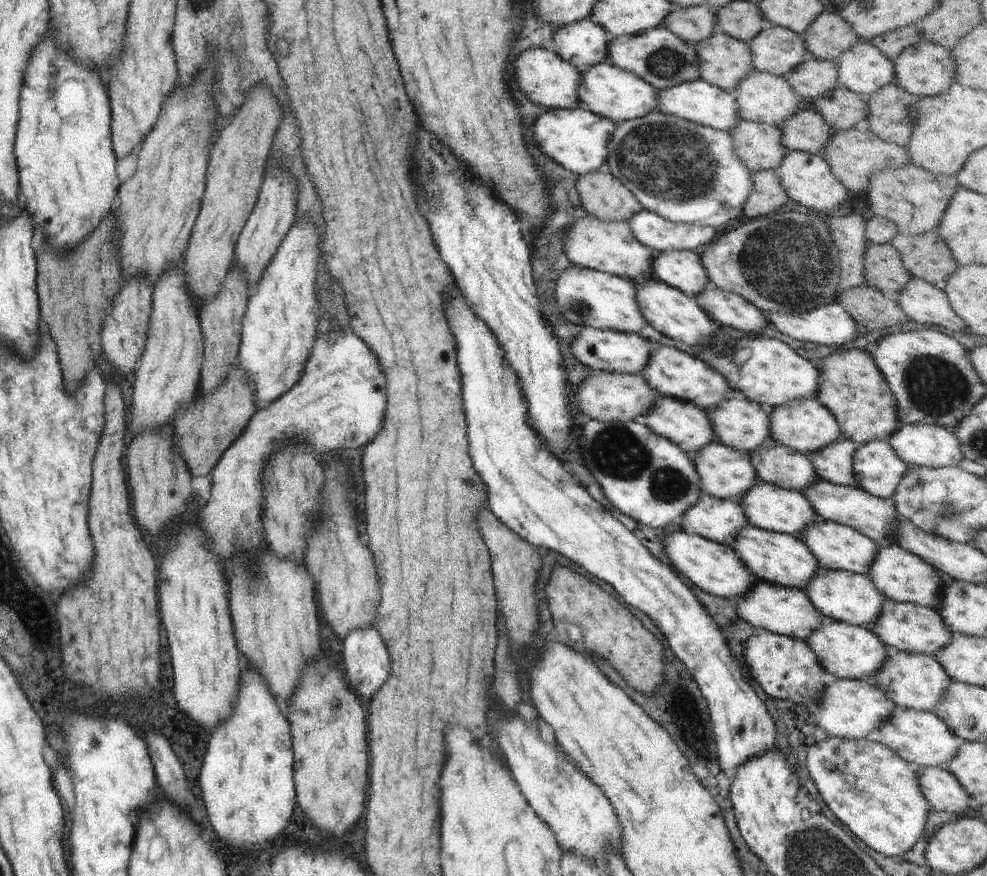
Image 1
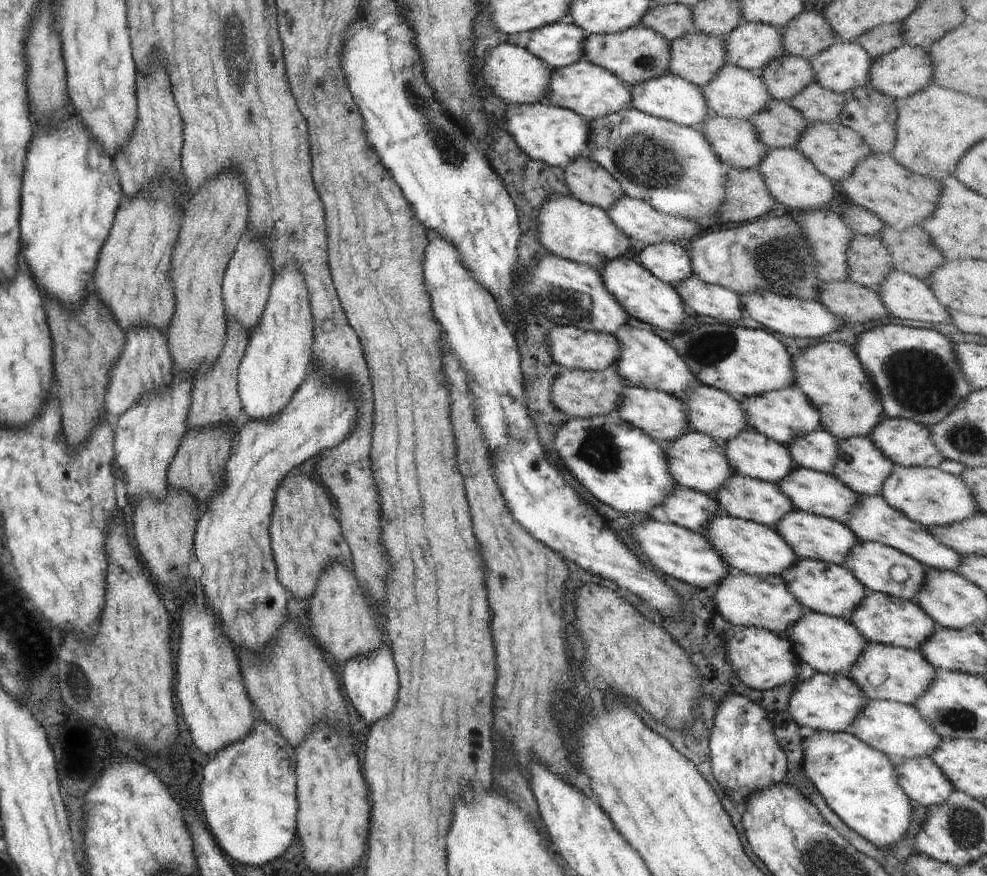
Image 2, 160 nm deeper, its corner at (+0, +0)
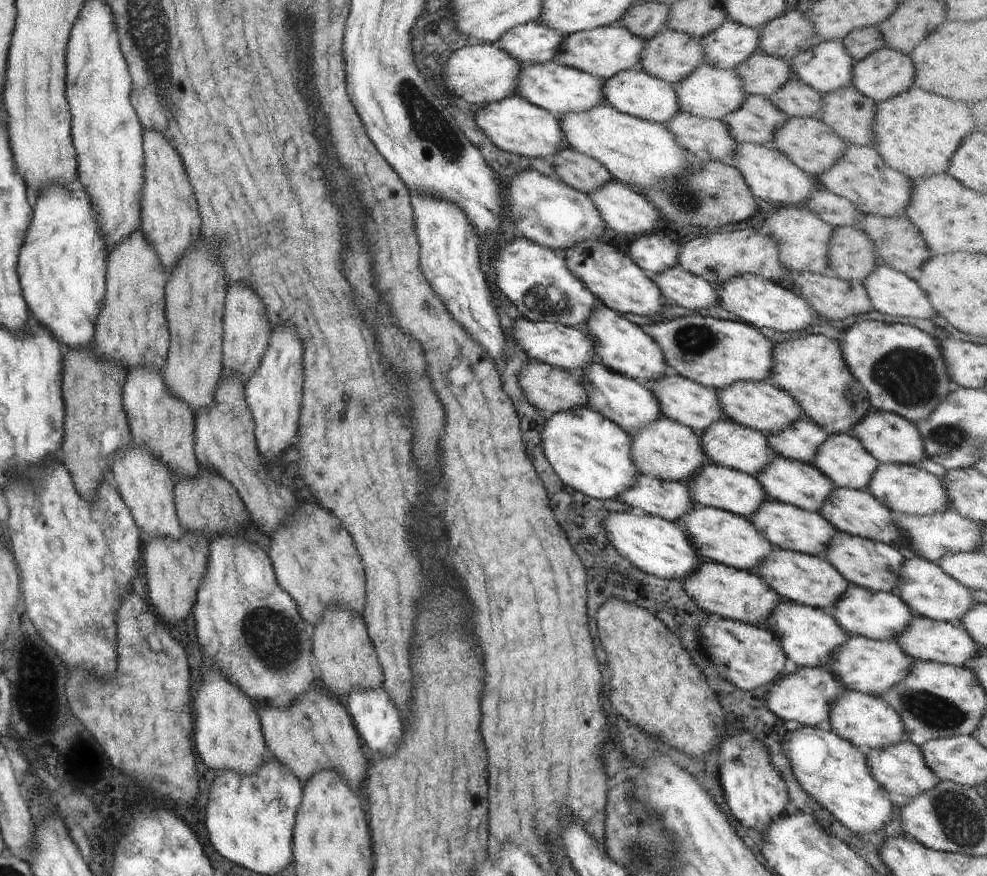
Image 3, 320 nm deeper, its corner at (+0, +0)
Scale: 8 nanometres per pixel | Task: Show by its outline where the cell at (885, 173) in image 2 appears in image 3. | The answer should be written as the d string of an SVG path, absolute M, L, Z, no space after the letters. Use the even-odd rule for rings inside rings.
M847 144L843 152L844 155L840 155L832 167L821 172L816 179L818 184L831 193L849 200L862 214L905 216L905 208L913 191L912 180L890 168L874 146Z

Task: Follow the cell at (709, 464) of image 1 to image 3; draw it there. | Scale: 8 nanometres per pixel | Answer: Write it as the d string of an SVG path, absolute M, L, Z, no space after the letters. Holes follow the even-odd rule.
M664 415L635 432L631 437L631 456L640 475L681 483L686 483L688 479L697 475L701 466L709 461L703 451L700 436L691 428Z

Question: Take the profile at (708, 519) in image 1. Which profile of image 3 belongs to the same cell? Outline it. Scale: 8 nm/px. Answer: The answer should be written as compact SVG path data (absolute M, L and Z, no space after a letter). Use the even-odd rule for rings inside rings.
M638 475L637 483L633 484L628 491L622 491L617 498L621 505L631 510L640 510L650 516L676 522L689 513L689 508L695 504L691 499L689 488L686 484L674 481L660 480L659 478L646 475Z

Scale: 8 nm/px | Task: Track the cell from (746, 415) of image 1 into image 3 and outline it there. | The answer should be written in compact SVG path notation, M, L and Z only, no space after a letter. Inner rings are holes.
M666 372L653 382L648 382L647 386L658 401L662 415L691 428L699 436L702 431L708 430L717 420L724 417L715 389L705 387L676 372Z

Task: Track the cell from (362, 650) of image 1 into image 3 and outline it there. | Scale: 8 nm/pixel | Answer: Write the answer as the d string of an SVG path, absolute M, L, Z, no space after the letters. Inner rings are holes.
M384 687L355 689L348 696L348 702L345 705L357 733L364 740L366 746L373 753L380 752L384 756L394 756L394 752L400 748L400 740L402 740L402 718L398 714L398 710L394 708L394 704L390 702L388 694L384 692Z

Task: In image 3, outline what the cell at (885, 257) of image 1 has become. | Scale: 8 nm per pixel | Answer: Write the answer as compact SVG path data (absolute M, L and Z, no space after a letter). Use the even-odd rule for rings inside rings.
M856 226L834 227L829 240L831 274L848 282L863 285L879 263L873 242Z

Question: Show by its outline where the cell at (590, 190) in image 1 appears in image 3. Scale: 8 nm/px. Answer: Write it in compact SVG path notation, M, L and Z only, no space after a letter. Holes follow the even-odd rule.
M564 147L552 156L551 165L557 178L574 190L588 194L614 178L608 169L591 156L572 147Z

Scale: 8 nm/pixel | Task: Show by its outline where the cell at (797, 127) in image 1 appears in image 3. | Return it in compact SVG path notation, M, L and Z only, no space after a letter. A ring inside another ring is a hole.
M746 95L741 107L721 121L738 143L771 144L775 132L783 126L788 116L769 98Z

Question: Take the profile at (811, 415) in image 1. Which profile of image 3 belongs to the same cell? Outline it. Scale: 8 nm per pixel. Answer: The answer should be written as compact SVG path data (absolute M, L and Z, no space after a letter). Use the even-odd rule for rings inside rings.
M738 381L728 387L716 388L717 399L724 416L742 426L770 434L782 430L796 419L803 418L798 403L780 387L764 381Z

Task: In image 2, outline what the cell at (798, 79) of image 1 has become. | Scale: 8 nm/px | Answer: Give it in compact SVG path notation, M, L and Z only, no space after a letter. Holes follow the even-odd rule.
M786 52L766 64L759 73L771 98L781 101L795 97L805 86L815 80L809 61L788 55Z

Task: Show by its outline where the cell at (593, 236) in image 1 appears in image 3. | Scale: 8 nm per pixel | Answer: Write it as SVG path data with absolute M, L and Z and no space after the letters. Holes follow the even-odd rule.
M534 169L520 171L505 191L506 211L510 210L512 228L518 235L536 244L563 251L578 241L598 239L604 233L602 220L593 200L586 194L574 190L558 178L550 178Z

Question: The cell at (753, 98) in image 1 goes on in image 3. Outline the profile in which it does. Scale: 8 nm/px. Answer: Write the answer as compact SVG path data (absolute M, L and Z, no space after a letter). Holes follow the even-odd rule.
M700 63L688 77L674 86L677 92L679 110L703 119L722 120L731 112L737 111L745 99L740 77L735 70L722 70Z

